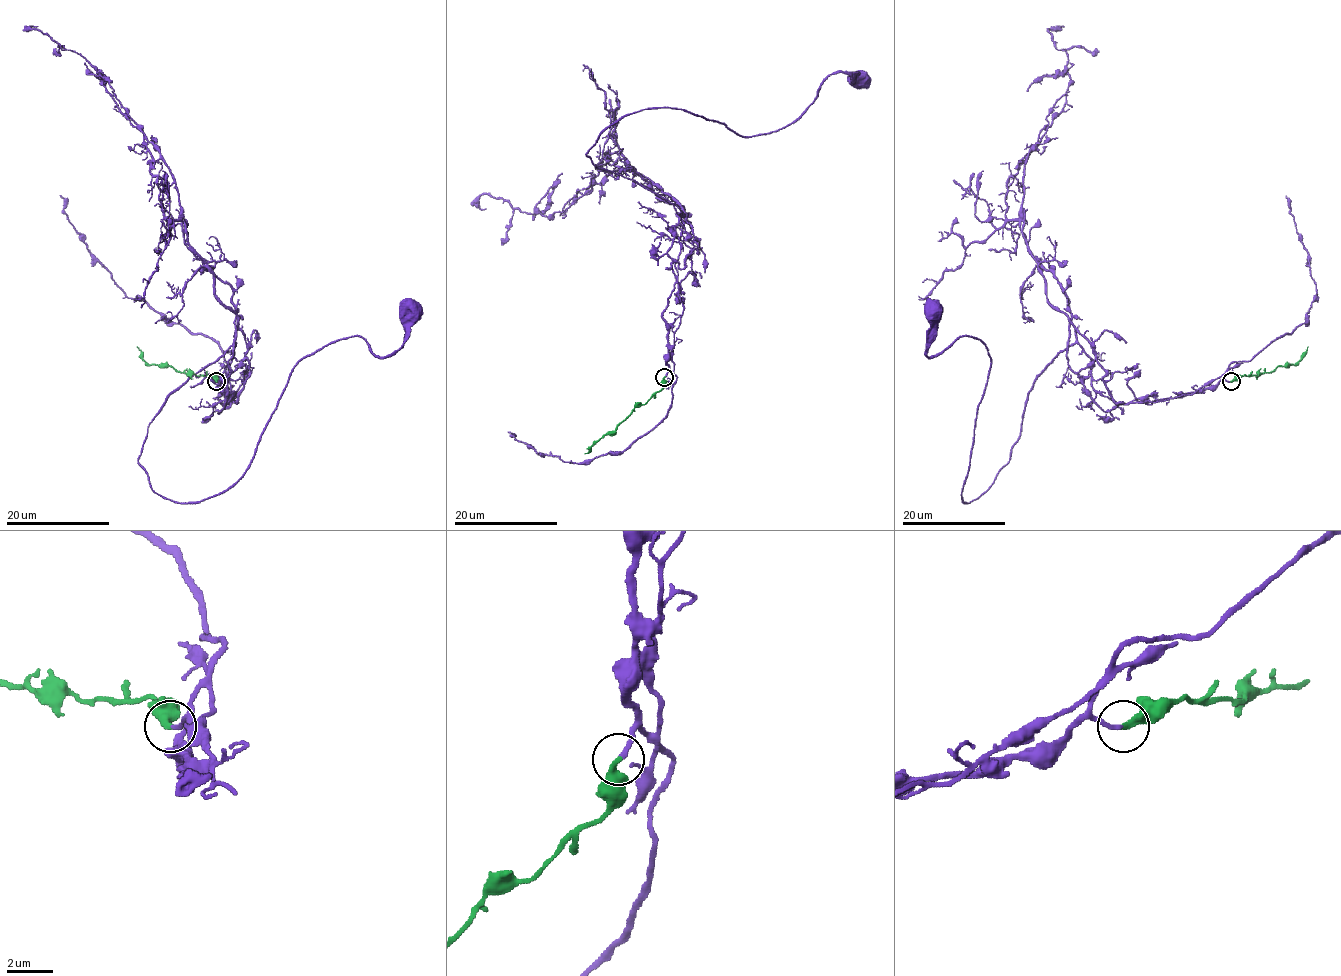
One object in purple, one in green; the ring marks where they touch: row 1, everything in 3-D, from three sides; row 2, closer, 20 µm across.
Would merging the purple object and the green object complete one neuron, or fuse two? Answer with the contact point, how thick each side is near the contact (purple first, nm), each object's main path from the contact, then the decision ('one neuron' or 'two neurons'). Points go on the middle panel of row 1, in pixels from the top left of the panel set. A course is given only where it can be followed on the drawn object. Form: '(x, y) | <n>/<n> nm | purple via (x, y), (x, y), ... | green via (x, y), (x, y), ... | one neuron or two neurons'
(664, 377) | 200/340 nm | purple via (664, 376), (683, 309), (682, 218), (586, 152), (652, 108), (772, 133), (830, 74), (860, 80) | green via (664, 376), (664, 385), (660, 389), (585, 454) | one neuron

